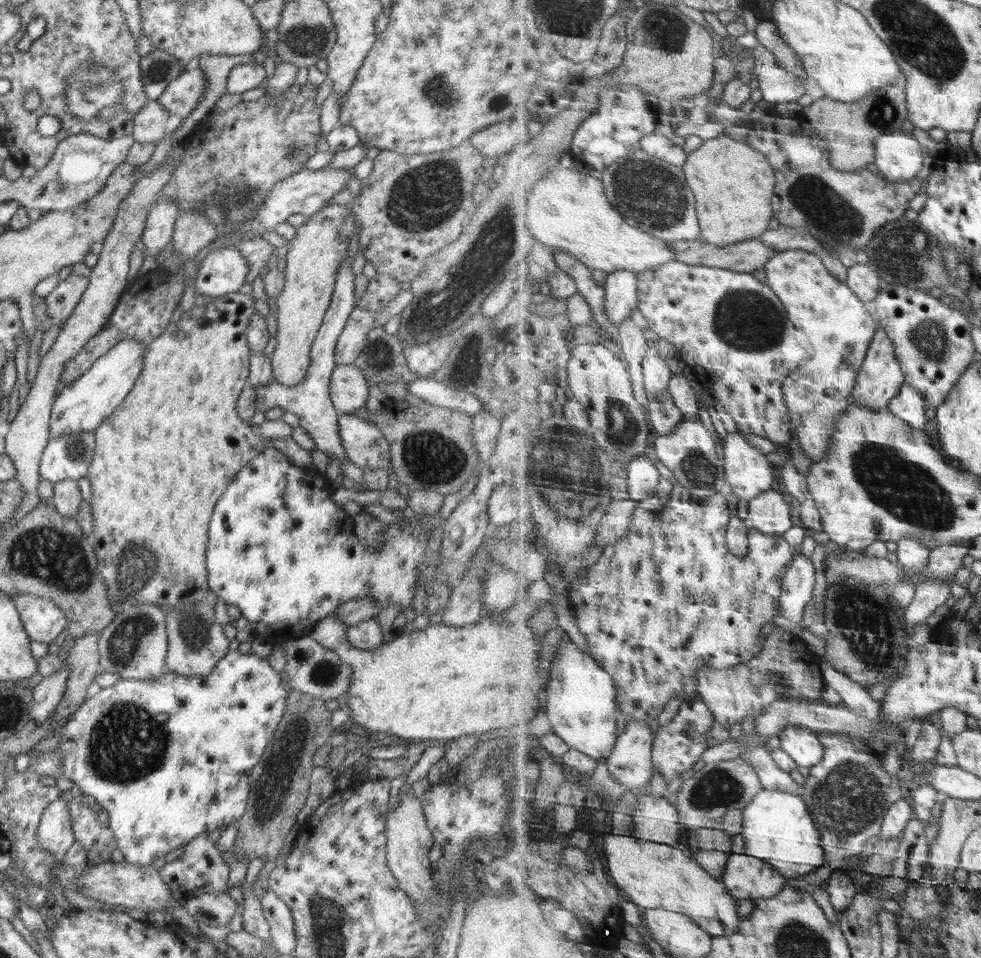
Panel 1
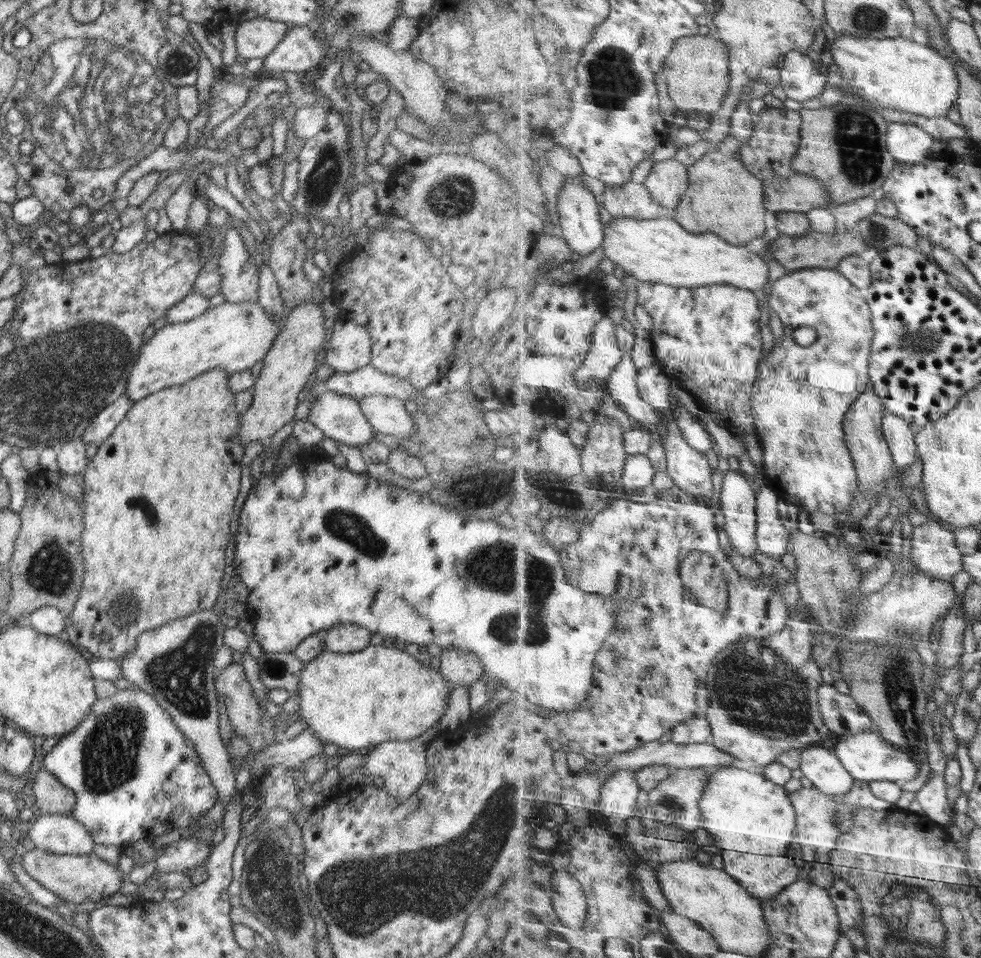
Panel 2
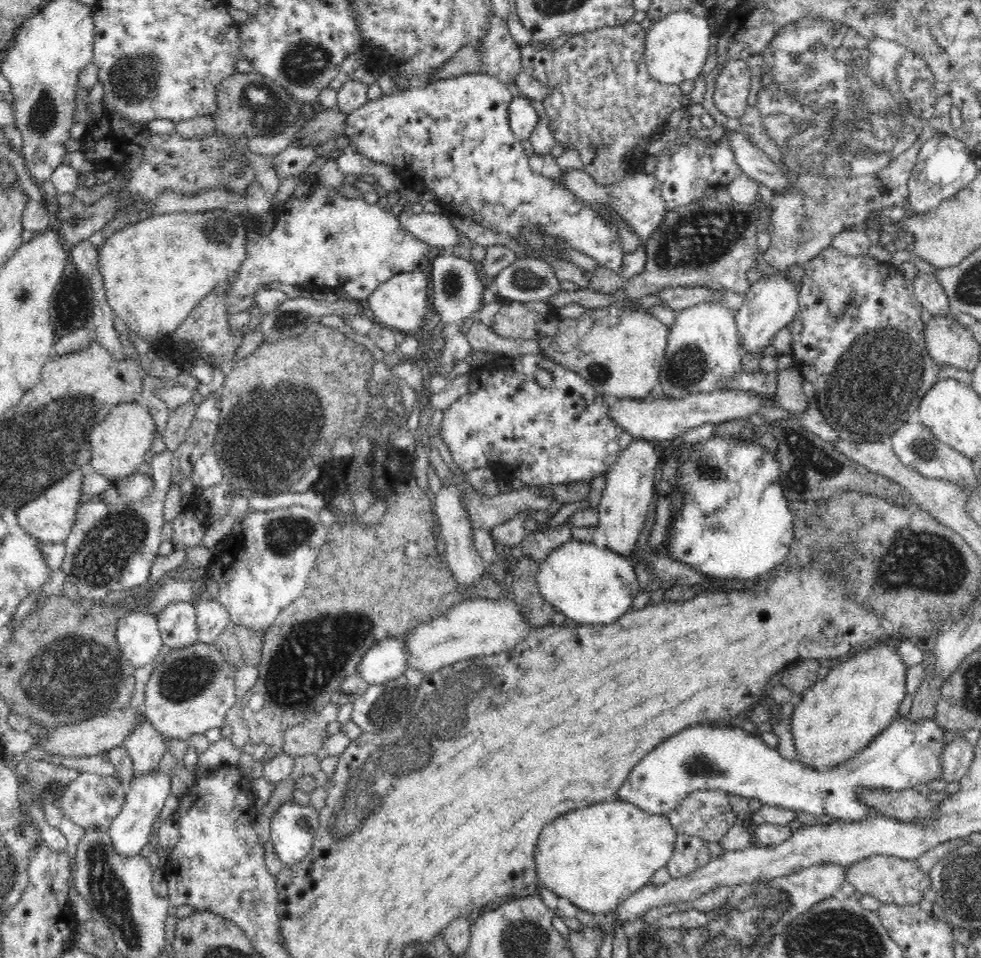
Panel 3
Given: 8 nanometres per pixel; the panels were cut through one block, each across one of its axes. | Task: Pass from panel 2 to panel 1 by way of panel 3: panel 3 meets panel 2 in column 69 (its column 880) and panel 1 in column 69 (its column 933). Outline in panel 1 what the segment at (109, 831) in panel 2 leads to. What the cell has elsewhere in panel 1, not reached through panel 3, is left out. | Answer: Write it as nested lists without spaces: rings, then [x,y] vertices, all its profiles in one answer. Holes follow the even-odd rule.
[[[235,646],[230,648],[224,658],[218,660],[214,670],[206,676],[182,676],[170,671],[154,680],[120,679],[110,688],[94,688],[82,706],[78,707],[78,711],[60,728],[57,750],[62,754],[62,777],[72,780],[75,787],[81,788],[90,802],[108,812],[109,830],[117,840],[117,848],[124,855],[124,859],[135,865],[150,865],[154,860],[165,857],[171,850],[183,847],[204,833],[209,834],[220,829],[224,824],[230,826],[242,816],[251,790],[248,773],[258,764],[274,736],[286,710],[287,697],[288,687],[285,685],[283,674],[276,671],[266,658],[252,652],[241,654]]]

